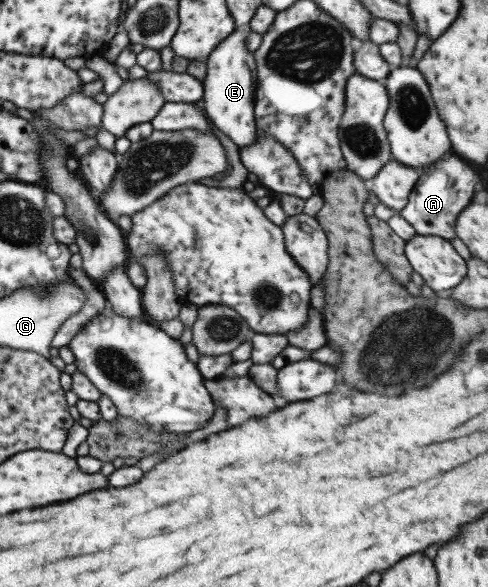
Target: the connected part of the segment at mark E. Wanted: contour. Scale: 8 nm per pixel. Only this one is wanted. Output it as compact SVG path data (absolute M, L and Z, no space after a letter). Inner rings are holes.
M236 28L205 61L207 76L203 83L203 102L207 118L238 146L250 146L258 140L259 129L255 122L255 96L257 88L256 63L251 51L245 48L248 29Z

